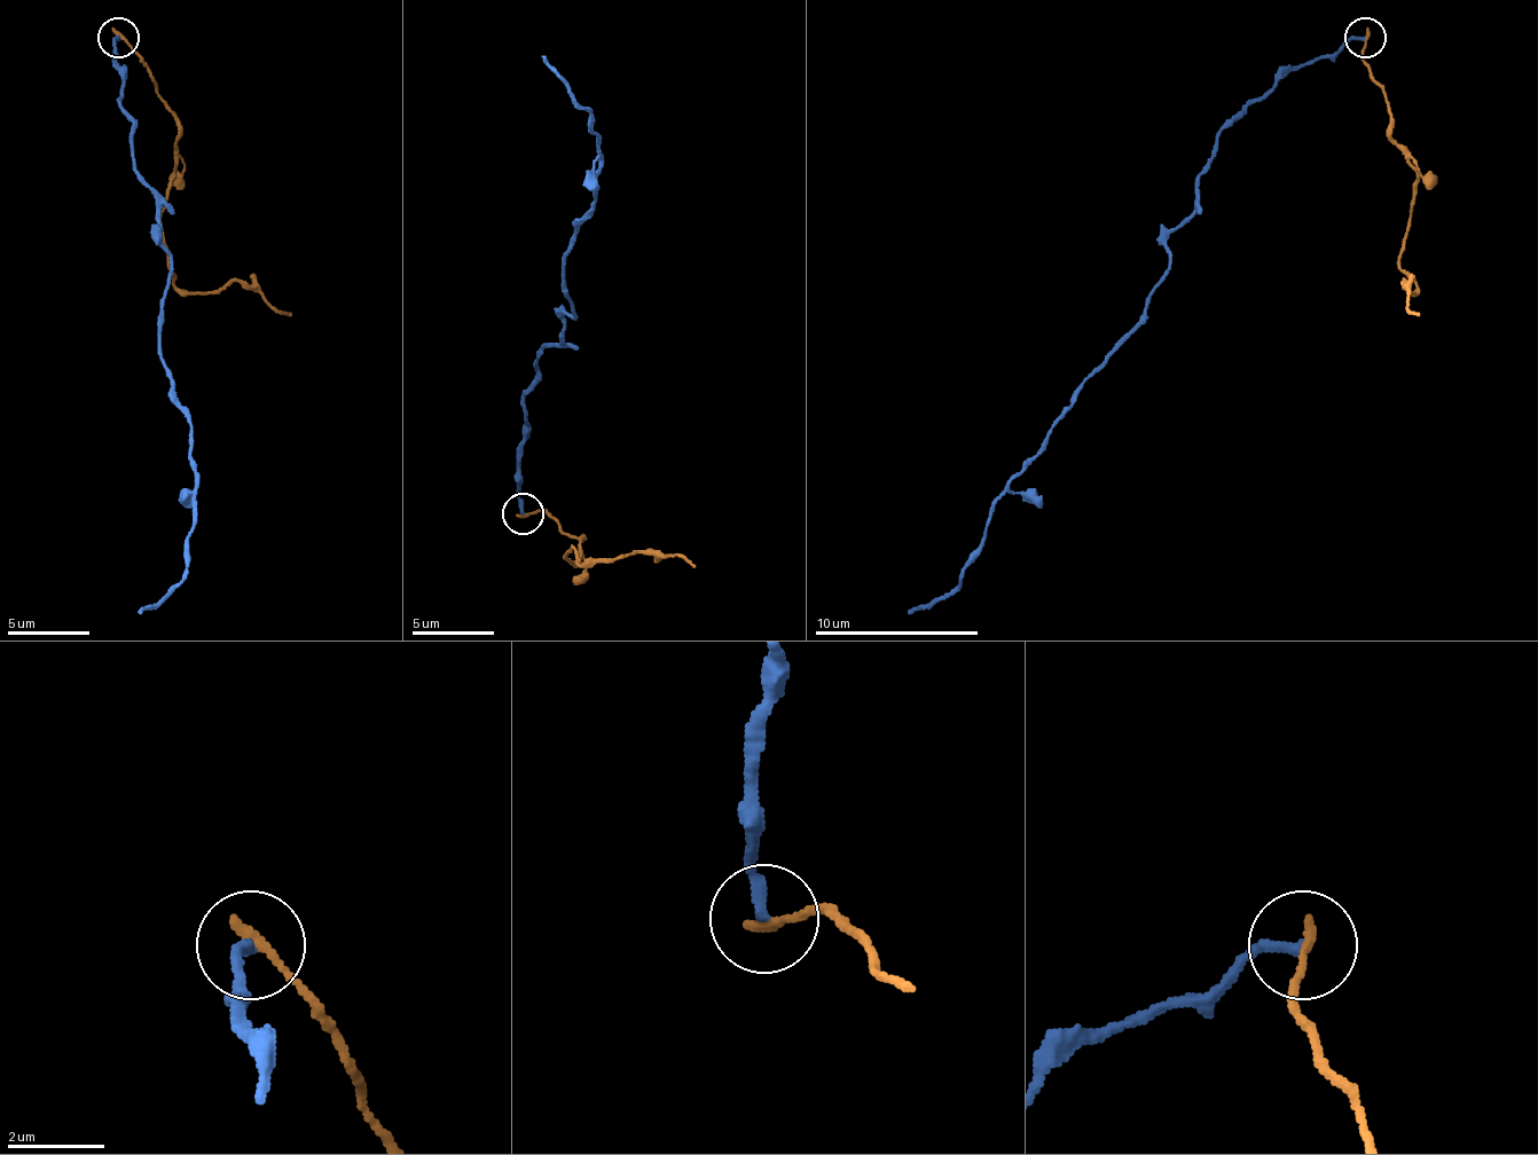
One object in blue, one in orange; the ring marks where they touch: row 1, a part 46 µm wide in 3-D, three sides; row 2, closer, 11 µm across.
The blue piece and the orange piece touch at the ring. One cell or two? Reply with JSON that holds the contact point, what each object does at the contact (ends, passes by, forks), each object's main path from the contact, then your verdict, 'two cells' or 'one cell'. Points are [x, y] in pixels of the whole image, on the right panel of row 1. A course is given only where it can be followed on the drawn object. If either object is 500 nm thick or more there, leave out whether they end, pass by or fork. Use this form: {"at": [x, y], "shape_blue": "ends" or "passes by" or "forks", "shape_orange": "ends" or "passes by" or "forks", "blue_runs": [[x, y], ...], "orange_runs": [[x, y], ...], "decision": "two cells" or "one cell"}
{"at": [1365, 37], "shape_blue": "ends", "shape_orange": "ends", "blue_runs": [[1364, 38], [1299, 63], [1221, 133], [1197, 206], [1168, 235], [1147, 321], [995, 502], [963, 580], [909, 613]], "orange_runs": [[1364, 34], [1364, 67], [1385, 95], [1397, 149], [1418, 174], [1402, 252], [1410, 281], [1405, 305], [1418, 317]], "decision": "two cells"}

